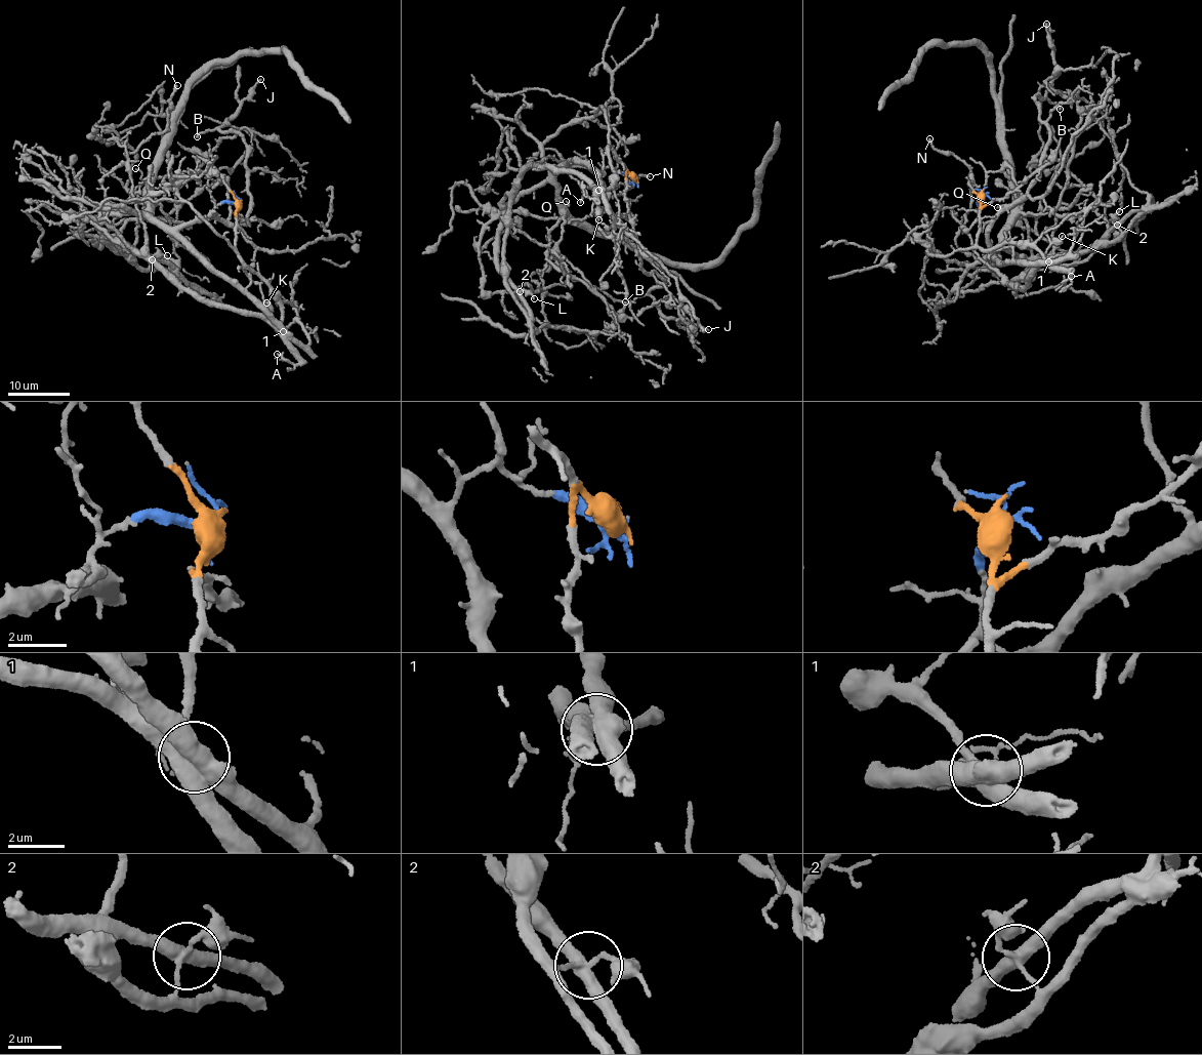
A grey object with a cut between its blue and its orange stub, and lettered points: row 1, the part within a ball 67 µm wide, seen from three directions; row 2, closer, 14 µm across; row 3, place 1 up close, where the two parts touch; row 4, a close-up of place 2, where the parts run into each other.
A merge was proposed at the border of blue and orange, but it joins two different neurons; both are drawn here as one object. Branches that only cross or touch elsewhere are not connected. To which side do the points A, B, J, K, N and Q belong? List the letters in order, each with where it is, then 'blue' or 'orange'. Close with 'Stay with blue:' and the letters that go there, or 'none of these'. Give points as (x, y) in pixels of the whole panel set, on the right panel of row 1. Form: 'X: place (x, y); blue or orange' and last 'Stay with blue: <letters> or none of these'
A: place (1071, 276); orange
B: place (1060, 109); blue
J: place (1046, 24); blue
K: place (1062, 236); orange
N: place (929, 138); blue
Q: place (997, 207); blue
Stay with blue: B, J, N, Q

